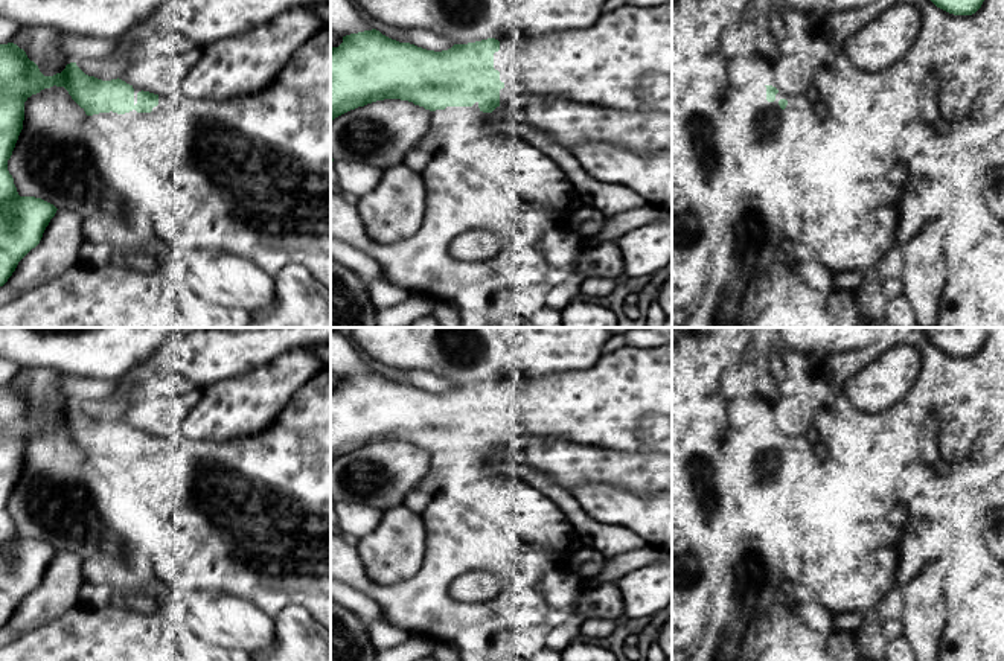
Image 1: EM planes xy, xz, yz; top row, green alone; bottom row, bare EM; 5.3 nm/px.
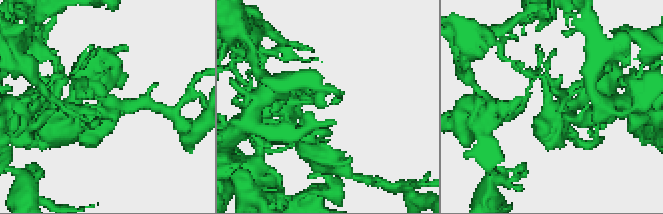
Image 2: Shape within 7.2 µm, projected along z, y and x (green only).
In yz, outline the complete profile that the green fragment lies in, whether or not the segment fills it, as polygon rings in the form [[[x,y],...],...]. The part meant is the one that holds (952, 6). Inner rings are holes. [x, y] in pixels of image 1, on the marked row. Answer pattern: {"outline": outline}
{"outline": [[[931,0],[937,8],[954,15],[975,14],[984,0]]]}

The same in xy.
{"outline": [[[325,24],[293,53],[270,87],[224,101],[174,101],[143,90],[136,94],[133,85],[125,81],[88,76],[76,62],[67,64],[61,73],[44,76],[17,44],[0,44],[0,286],[8,282],[18,262],[40,244],[58,210],[41,198],[20,196],[8,171],[8,160],[23,129],[24,102],[53,85],[64,87],[87,116],[110,111],[125,114],[136,110],[145,136],[158,146],[172,148],[171,163],[180,172],[178,201],[183,215],[171,238],[174,247],[232,253],[271,276],[288,265],[300,265],[331,294],[331,24]]]}

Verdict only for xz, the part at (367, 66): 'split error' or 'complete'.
split error

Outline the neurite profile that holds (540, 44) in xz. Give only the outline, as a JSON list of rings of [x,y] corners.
[[[545,34],[542,37],[504,37],[498,41],[515,43],[518,46],[526,46],[532,49],[538,58],[542,58],[548,52],[548,46],[552,43],[552,34]]]

